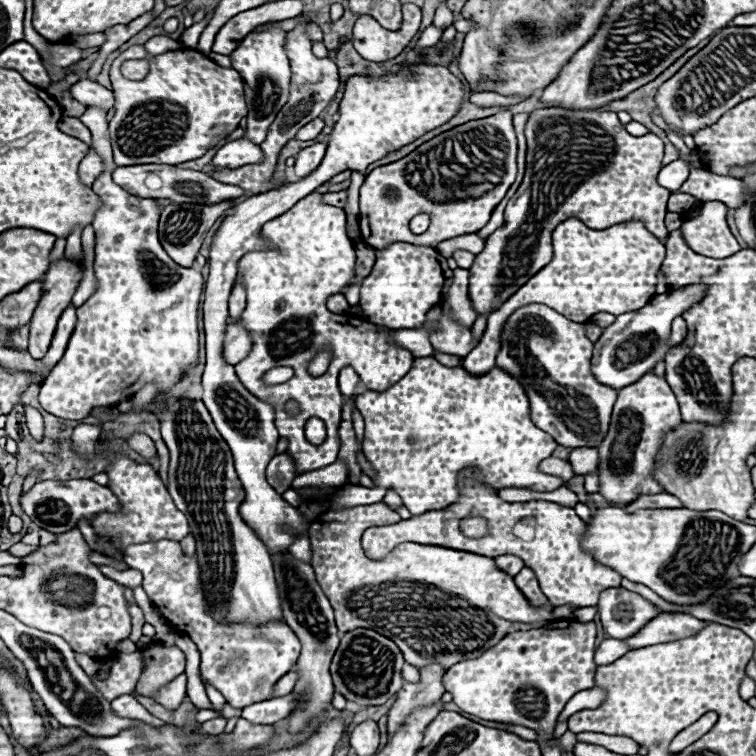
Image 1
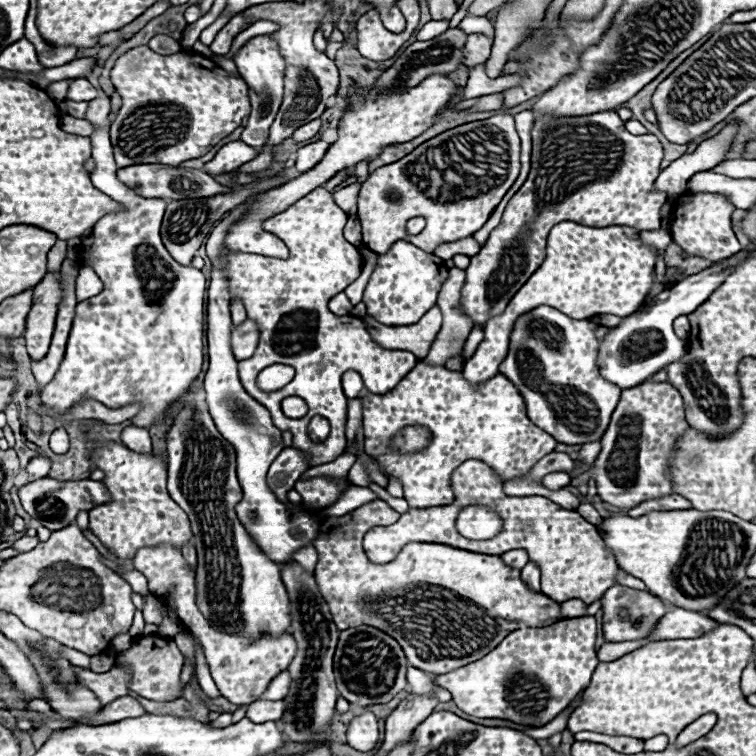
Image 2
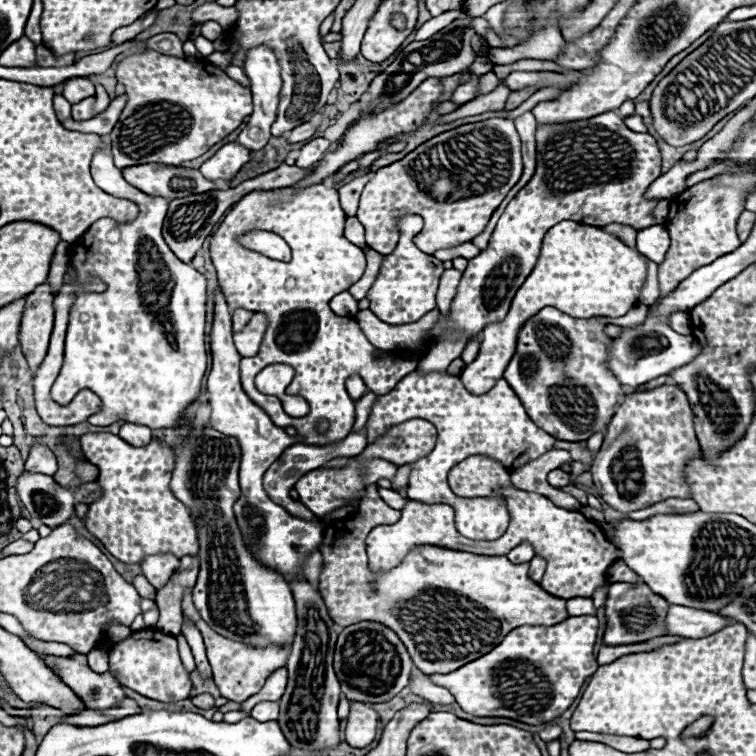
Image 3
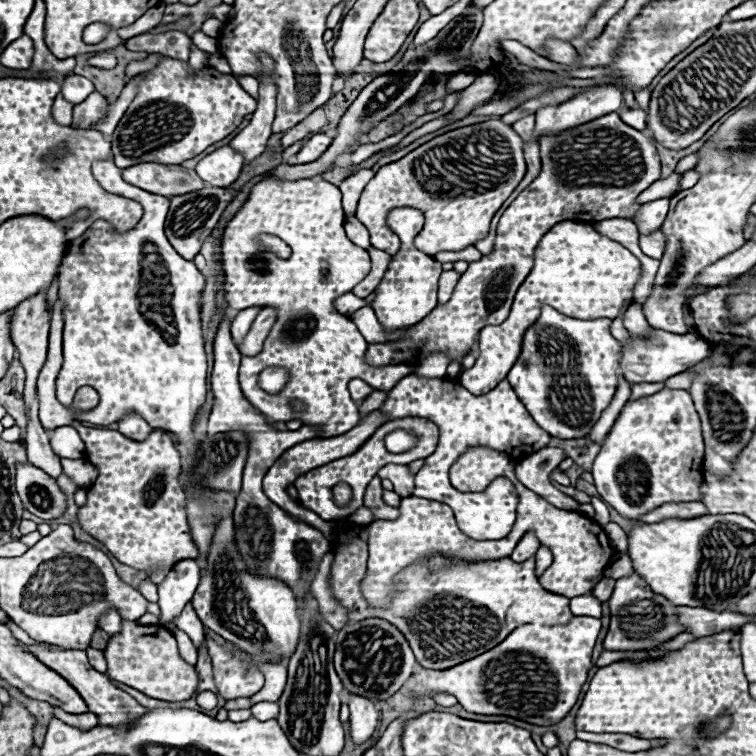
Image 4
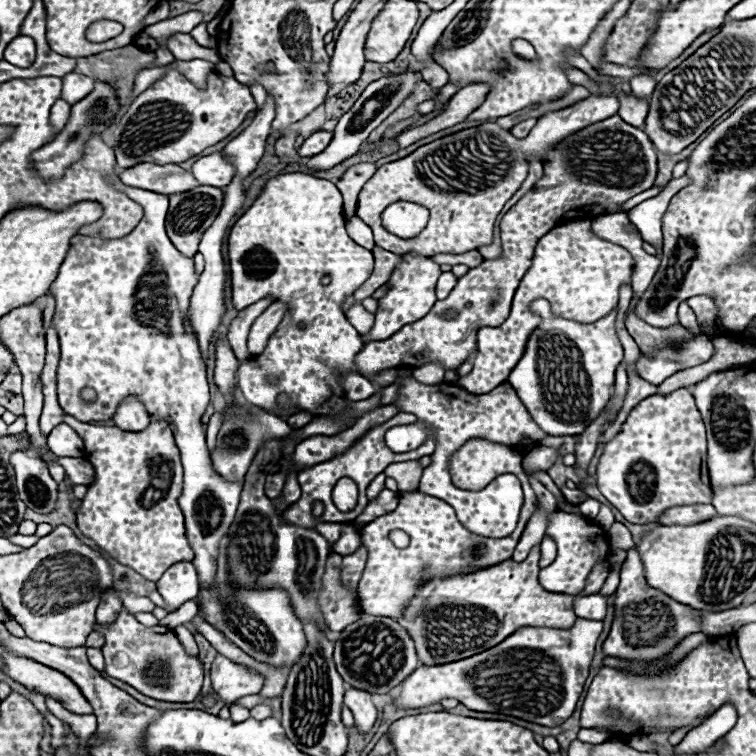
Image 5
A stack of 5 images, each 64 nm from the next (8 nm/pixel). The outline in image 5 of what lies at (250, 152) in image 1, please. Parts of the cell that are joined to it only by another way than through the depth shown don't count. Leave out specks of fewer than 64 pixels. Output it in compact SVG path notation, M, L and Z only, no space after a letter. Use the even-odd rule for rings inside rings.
M220 152L210 154L210 156L204 156L198 162L194 162L194 166L192 166L192 174L198 180L198 184L214 186L214 188L228 186L230 178L234 176L232 170L234 168L222 158Z

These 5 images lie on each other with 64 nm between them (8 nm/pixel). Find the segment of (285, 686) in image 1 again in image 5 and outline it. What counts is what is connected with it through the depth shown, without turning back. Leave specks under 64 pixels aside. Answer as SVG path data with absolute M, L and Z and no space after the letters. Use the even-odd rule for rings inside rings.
M256 662L256 664L254 664L254 668L266 674L266 684L264 684L264 688L260 690L260 696L266 696L266 698L274 698L274 696L280 696L280 694L282 694L282 690L284 690L286 674L284 674L282 670L276 670L276 668L268 668L266 664L260 664L260 662Z

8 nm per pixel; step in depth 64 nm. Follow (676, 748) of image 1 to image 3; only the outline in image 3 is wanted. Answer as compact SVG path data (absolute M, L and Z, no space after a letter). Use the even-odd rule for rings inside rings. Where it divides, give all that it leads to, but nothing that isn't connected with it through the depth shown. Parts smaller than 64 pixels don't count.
M707 715L702 716L684 731L683 738L699 737L704 735L708 731L712 723L713 717Z

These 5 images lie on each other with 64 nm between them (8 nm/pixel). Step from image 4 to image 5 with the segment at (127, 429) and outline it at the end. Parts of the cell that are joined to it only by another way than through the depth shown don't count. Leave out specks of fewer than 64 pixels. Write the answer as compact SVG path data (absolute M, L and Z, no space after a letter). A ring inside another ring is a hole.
M128 396L120 402L120 406L118 406L116 414L112 416L112 420L122 430L138 432L138 430L144 430L148 426L150 416L144 410L144 404L136 396Z

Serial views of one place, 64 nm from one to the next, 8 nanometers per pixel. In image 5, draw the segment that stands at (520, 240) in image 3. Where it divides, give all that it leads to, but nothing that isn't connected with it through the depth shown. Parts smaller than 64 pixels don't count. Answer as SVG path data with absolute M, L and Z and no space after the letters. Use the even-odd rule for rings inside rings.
M612 116L562 140L548 152L544 162L544 176L536 186L514 204L500 222L500 236L504 254L500 260L484 260L480 266L470 268L466 276L458 280L448 298L438 300L430 314L400 328L394 336L380 342L368 342L356 354L354 362L358 372L366 378L374 378L382 370L396 366L422 366L438 362L444 370L458 370L458 366L470 358L476 350L476 332L482 326L500 326L508 314L512 296L530 268L536 242L548 234L556 224L572 218L594 218L612 214L628 198L654 186L656 178L656 150L650 138L628 126L622 118ZM456 310L456 318L444 320L442 312Z

